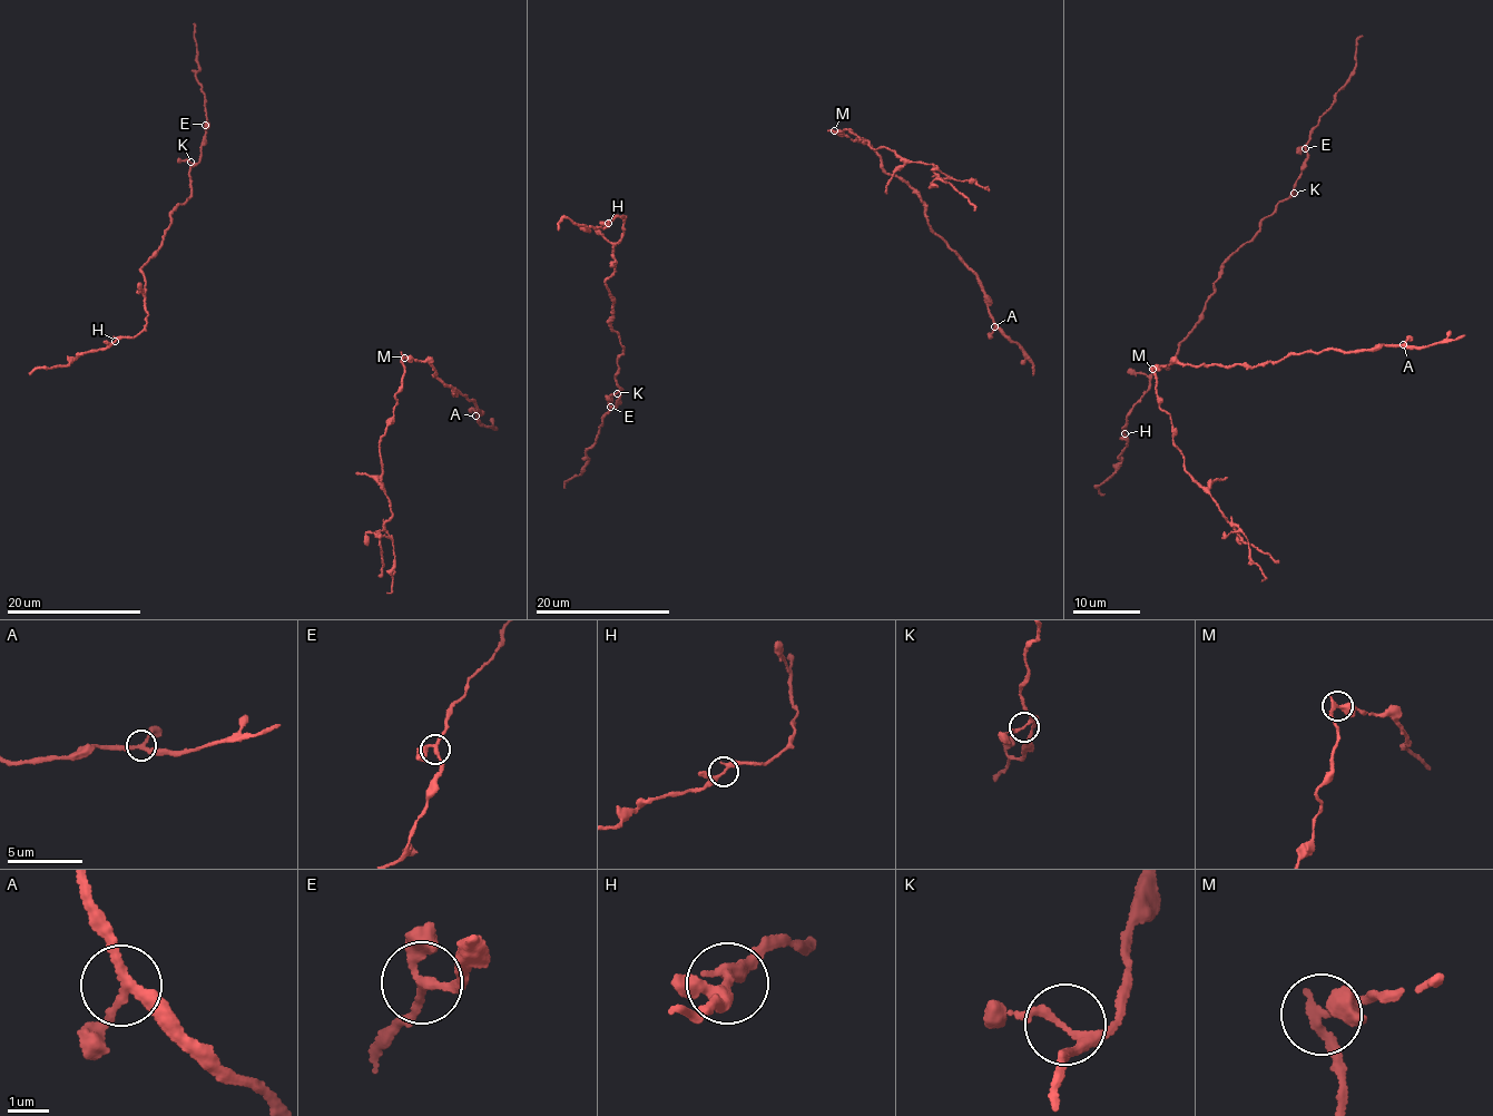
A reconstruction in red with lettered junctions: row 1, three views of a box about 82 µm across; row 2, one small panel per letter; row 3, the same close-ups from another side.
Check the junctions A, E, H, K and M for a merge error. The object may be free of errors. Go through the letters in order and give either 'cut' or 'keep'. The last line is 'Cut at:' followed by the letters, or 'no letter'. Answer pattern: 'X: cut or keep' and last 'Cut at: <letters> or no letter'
A: keep
E: keep
H: keep
K: keep
M: cut
Cut at: M

